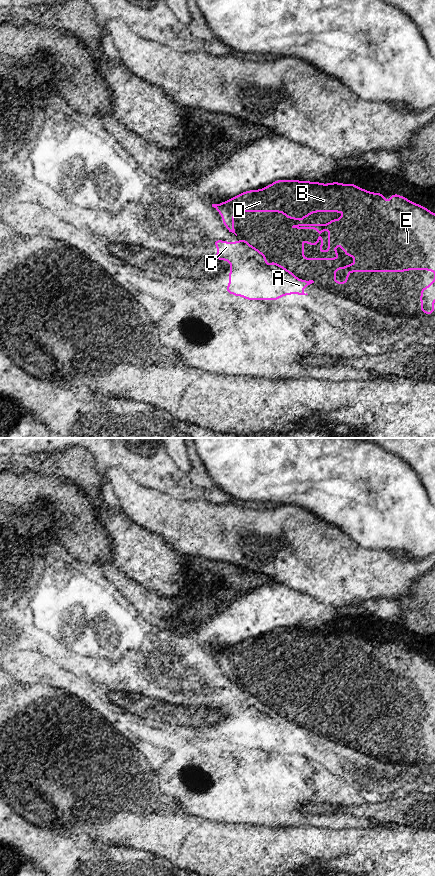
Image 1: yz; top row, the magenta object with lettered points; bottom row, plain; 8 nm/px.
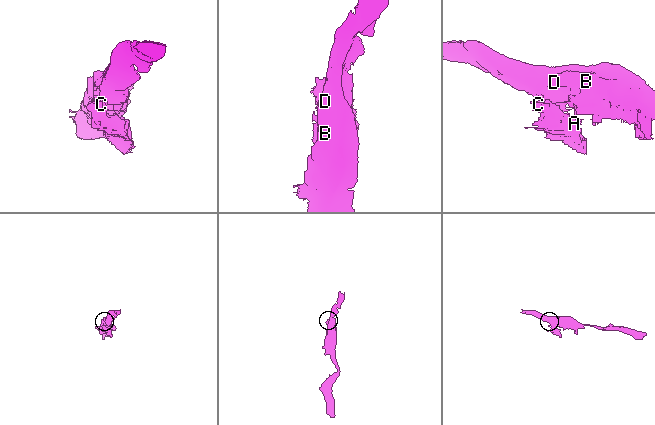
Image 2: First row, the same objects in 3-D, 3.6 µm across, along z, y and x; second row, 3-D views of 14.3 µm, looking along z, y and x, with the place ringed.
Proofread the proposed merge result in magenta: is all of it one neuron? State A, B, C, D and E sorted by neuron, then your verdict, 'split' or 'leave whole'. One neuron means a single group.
A C / B D E; split

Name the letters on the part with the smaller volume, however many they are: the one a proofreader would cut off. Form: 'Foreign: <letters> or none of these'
Foreign: A, C

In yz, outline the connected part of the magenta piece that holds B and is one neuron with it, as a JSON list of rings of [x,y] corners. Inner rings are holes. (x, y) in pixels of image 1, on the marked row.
[[[277,180],[269,186],[262,188],[260,190],[250,190],[238,194],[233,197],[231,200],[227,200],[221,204],[212,204],[216,210],[219,211],[220,215],[223,218],[223,224],[228,227],[234,227],[234,213],[235,212],[281,212],[288,219],[298,219],[302,220],[305,217],[311,215],[314,212],[345,212],[346,215],[340,217],[337,221],[331,218],[329,224],[298,224],[293,225],[292,228],[297,229],[316,229],[319,235],[317,236],[317,244],[308,243],[306,239],[301,240],[302,245],[302,259],[303,260],[338,260],[339,253],[334,251],[336,245],[340,245],[342,249],[345,250],[345,256],[353,256],[355,263],[351,265],[348,263],[345,268],[338,267],[334,268],[334,284],[347,284],[348,283],[348,273],[349,272],[404,272],[407,270],[429,270],[435,272],[435,214],[429,211],[428,208],[420,206],[414,202],[409,201],[404,196],[399,196],[396,193],[391,194],[391,200],[387,203],[384,194],[382,193],[372,193],[367,190],[361,189],[355,184],[341,184],[339,182],[332,182],[330,184],[322,184],[319,182],[309,182],[309,181],[298,181],[298,180]],[[324,229],[329,230],[329,250],[323,253],[321,249],[323,248],[323,236],[321,233]]]

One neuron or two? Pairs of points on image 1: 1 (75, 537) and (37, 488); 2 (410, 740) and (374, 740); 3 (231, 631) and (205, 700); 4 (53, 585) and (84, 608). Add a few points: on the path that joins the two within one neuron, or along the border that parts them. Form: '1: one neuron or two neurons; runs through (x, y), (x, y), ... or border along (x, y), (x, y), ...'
1: one neuron; runs through (62, 523), (62, 507), (51, 496)
2: one neuron; runs through (401, 740), (383, 740)
3: one neuron; runs through (217, 642), (209, 641), (203, 647), (203, 678)
4: one neuron; runs through (63, 585), (71, 585), (83, 598)

